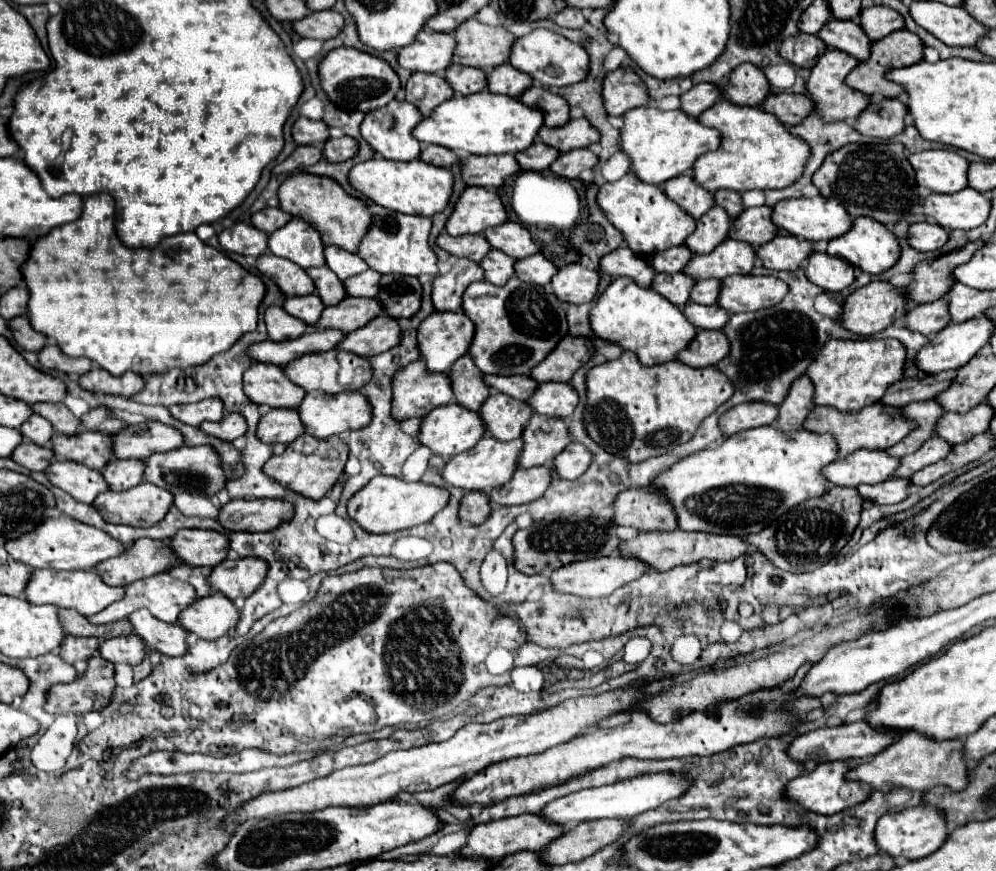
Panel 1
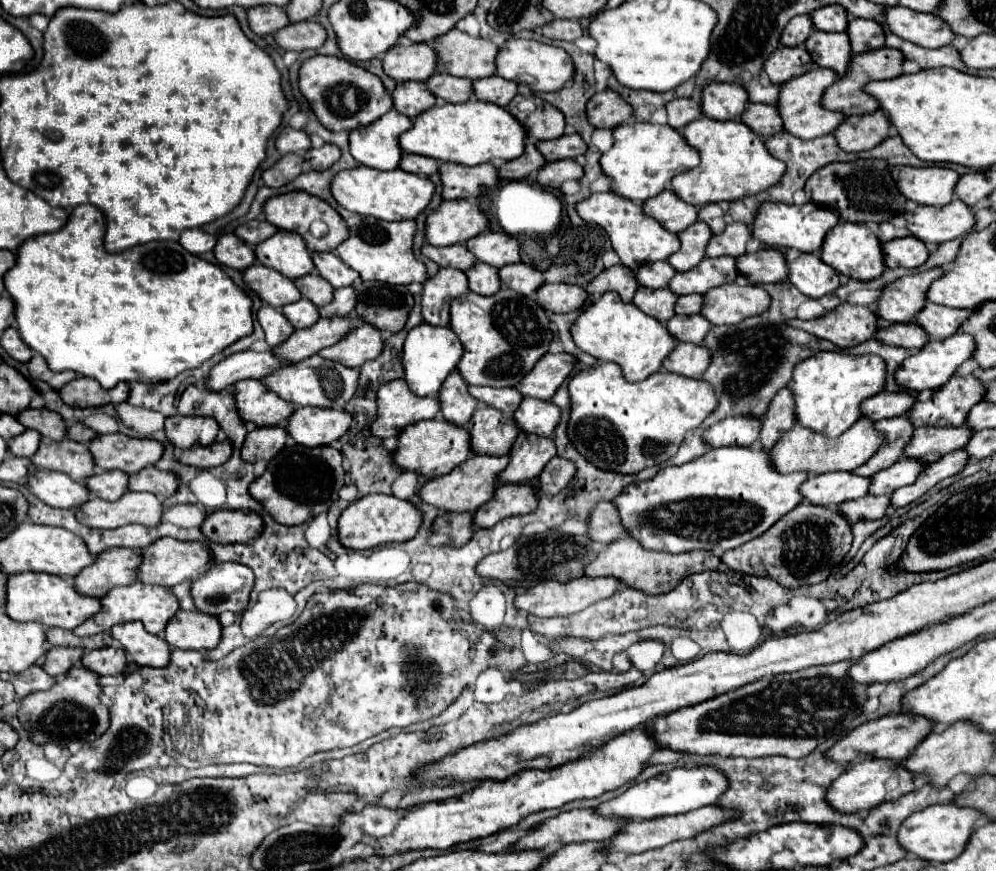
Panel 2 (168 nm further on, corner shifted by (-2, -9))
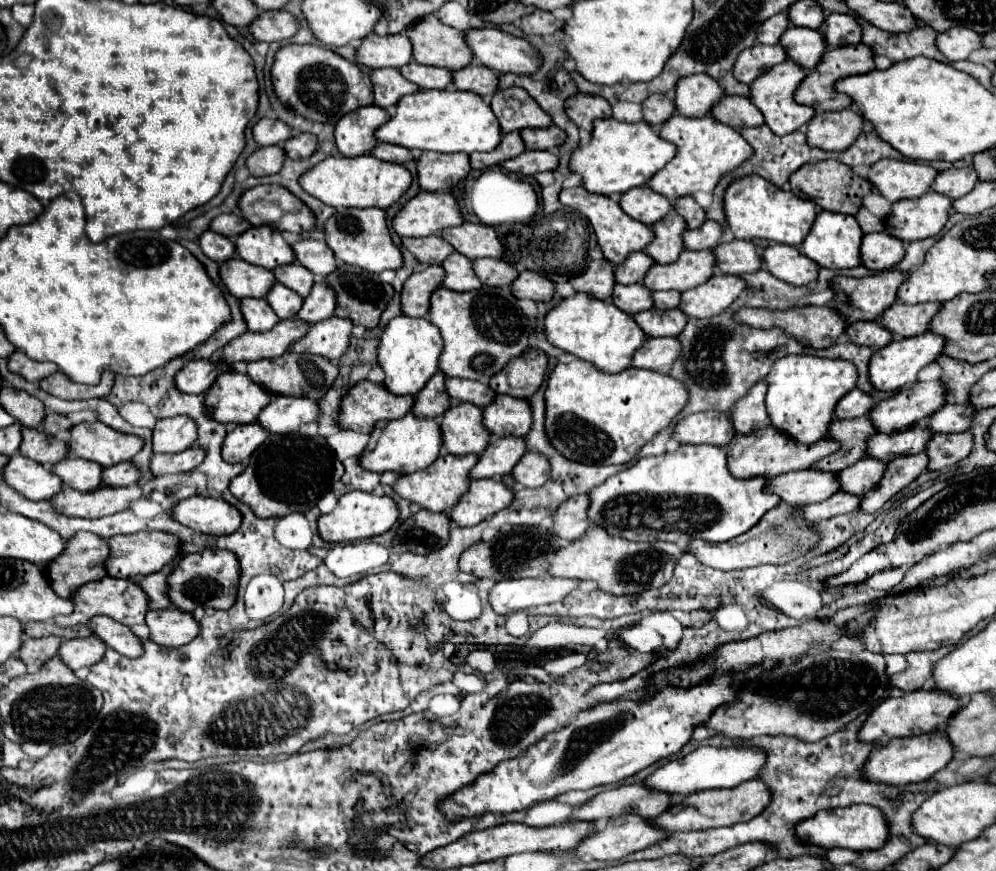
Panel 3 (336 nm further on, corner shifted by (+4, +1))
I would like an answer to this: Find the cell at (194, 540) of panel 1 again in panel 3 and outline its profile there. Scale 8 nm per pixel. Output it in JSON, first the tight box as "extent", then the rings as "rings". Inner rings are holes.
{"extent":[107,532,179,580],"rings":[[[137,532],[127,536],[113,536],[109,538],[111,544],[111,560],[107,562],[109,576],[115,578],[127,578],[133,580],[137,576],[147,576],[153,572],[159,572],[165,564],[171,564],[179,556],[179,538],[169,532]]]}

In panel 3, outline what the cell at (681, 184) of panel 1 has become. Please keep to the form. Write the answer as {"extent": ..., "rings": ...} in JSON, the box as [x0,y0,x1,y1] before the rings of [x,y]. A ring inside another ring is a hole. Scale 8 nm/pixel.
{"extent":[619,186,673,226],"rings":[[[649,186],[627,190],[625,194],[621,194],[619,204],[629,216],[649,226],[653,226],[673,210],[673,204],[665,196],[659,196],[655,190],[651,190]]]}

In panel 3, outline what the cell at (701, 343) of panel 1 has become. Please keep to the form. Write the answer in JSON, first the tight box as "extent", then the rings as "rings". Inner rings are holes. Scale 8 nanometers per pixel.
{"extent":[633,336,683,374],"rings":[[[665,336],[665,338],[649,338],[639,352],[635,352],[633,366],[639,368],[651,368],[655,372],[667,374],[673,366],[673,362],[681,356],[683,346],[679,344],[679,338]]]}

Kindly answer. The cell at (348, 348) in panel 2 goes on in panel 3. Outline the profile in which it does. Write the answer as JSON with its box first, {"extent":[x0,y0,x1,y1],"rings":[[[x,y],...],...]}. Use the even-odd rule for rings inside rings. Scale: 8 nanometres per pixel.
{"extent":[289,316,353,362],"rings":[[[331,316],[331,320],[321,320],[311,324],[307,336],[291,344],[289,352],[297,354],[319,354],[337,362],[343,352],[347,352],[351,342],[353,322],[347,318]]]}

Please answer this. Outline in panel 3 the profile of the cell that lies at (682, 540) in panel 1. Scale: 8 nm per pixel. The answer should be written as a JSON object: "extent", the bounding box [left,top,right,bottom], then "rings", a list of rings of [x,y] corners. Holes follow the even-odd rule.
{"extent":[551,526,687,594],"rings":[[[593,526],[589,532],[571,542],[565,548],[559,548],[551,554],[551,576],[559,578],[579,578],[579,580],[595,580],[601,590],[613,594],[639,594],[647,588],[661,588],[673,578],[673,570],[677,560],[687,554],[687,548],[671,544],[671,542],[629,542],[621,538],[613,538],[605,532],[605,528]]]}

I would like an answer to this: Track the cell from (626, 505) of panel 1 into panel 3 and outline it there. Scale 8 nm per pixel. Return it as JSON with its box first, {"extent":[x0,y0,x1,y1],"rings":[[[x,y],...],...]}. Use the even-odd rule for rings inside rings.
{"extent":[553,494,591,542],"rings":[[[587,494],[573,496],[571,500],[567,500],[565,504],[559,506],[559,510],[555,514],[553,532],[559,538],[569,540],[569,542],[579,540],[581,536],[585,536],[585,532],[591,526],[591,520],[587,518],[587,510],[589,510]]]}

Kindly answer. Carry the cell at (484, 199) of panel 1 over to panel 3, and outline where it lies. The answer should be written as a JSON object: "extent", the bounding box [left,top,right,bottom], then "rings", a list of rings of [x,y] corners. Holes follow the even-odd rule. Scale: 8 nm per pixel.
{"extent":[393,190,463,236],"rings":[[[451,190],[419,192],[393,218],[393,228],[399,236],[433,236],[443,228],[463,224],[461,208]]]}

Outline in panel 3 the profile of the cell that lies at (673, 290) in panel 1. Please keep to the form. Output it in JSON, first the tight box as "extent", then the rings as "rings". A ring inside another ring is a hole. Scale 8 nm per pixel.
{"extent":[613,284,653,314],"rings":[[[617,284],[613,292],[613,304],[627,314],[651,310],[653,308],[651,290],[647,290],[643,284],[629,284],[629,286]]]}

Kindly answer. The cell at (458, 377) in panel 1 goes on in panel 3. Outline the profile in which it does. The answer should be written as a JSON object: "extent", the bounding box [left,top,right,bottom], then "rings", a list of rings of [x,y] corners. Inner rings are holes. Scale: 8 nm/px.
{"extent":[413,372,451,420],"rings":[[[437,372],[425,388],[415,396],[415,408],[413,412],[417,416],[427,416],[439,420],[449,408],[451,408],[451,396],[445,390],[447,376],[443,372]]]}

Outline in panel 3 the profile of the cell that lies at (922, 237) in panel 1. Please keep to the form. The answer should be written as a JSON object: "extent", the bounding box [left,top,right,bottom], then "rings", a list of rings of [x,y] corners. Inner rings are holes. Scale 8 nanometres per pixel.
{"extent":[861,232,905,272],"rings":[[[871,232],[863,236],[861,258],[863,266],[881,272],[899,264],[905,256],[905,242],[889,236],[889,232]]]}

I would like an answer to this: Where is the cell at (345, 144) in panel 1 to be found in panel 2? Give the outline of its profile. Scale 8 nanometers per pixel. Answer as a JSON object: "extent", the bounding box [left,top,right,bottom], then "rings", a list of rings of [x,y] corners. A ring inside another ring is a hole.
{"extent":[305,144,341,170],"rings":[[[323,144],[321,148],[311,148],[305,152],[305,162],[311,164],[313,170],[327,170],[333,162],[337,162],[341,150],[333,144]]]}

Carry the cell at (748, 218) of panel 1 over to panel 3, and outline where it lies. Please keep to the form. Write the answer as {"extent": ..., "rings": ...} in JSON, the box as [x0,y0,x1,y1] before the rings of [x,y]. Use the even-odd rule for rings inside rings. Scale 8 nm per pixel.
{"extent":[683,220,723,250],"rings":[[[707,220],[701,228],[687,230],[683,238],[685,238],[687,250],[707,250],[707,248],[715,248],[717,244],[721,244],[723,228],[715,220]]]}

